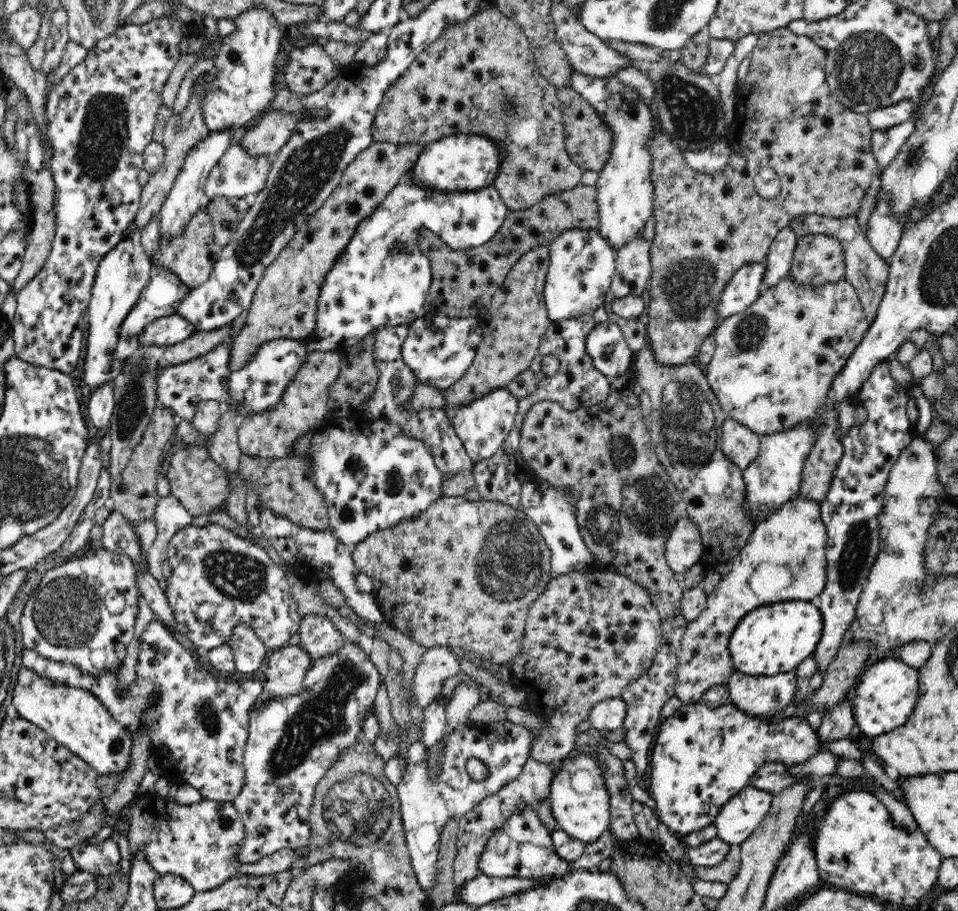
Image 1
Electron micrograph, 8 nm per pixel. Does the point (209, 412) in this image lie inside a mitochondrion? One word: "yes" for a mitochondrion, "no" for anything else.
no

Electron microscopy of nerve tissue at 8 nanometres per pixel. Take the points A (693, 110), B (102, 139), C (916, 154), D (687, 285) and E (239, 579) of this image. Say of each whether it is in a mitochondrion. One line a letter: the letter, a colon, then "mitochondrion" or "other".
A: mitochondrion
B: mitochondrion
C: mitochondrion
D: mitochondrion
E: mitochondrion

